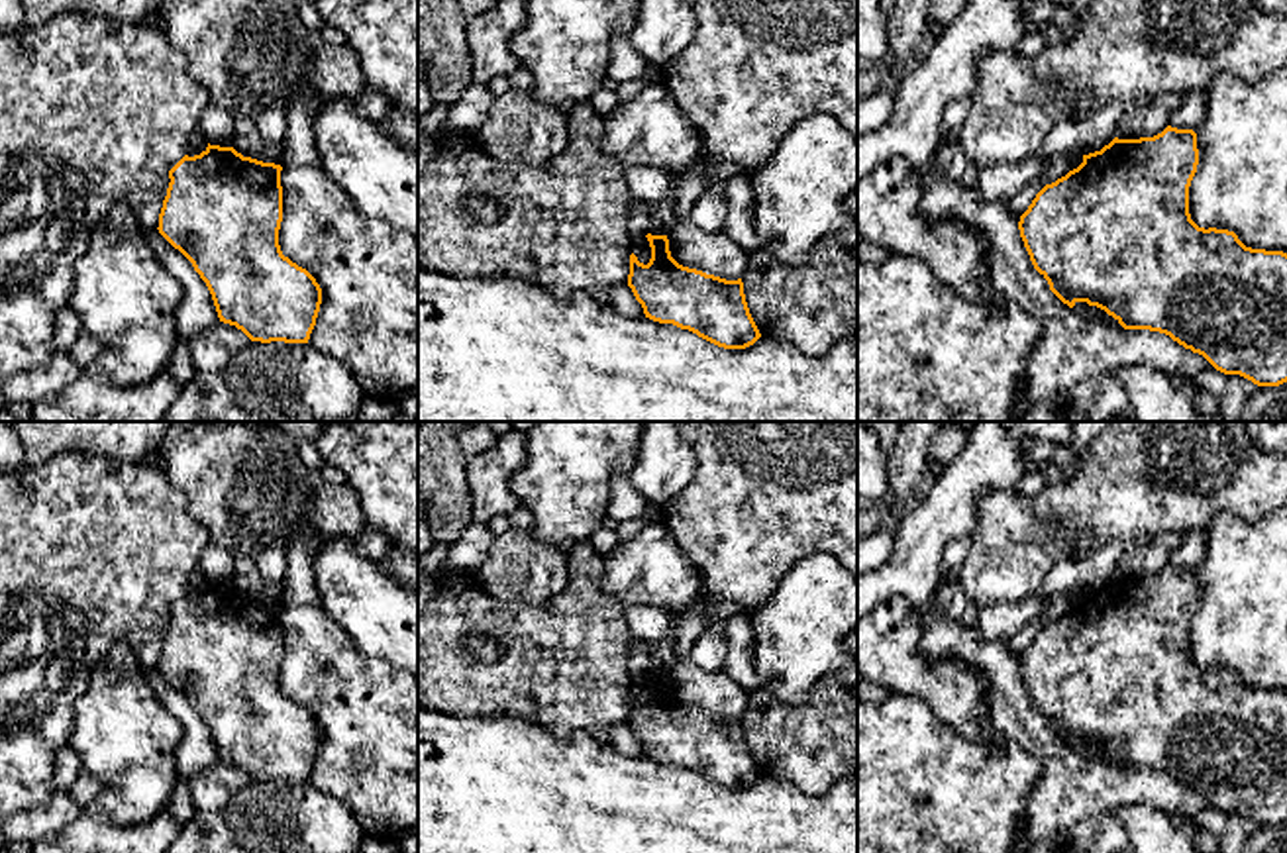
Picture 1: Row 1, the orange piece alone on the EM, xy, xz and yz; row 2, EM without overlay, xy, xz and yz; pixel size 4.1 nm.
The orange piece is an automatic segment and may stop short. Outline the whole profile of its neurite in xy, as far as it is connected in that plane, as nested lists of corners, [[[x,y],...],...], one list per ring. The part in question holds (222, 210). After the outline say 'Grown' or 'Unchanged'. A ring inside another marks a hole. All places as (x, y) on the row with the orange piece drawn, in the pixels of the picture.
[[[208,143],[200,155],[184,155],[169,171],[171,182],[157,229],[206,282],[220,322],[235,326],[251,341],[308,343],[320,312],[322,288],[306,269],[281,251],[281,171],[281,165]]]. Unchanged

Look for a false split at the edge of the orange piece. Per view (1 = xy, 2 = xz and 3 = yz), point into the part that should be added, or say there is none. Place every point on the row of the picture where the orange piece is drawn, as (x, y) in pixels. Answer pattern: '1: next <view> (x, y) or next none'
1: next none
2: next none
3: next none

